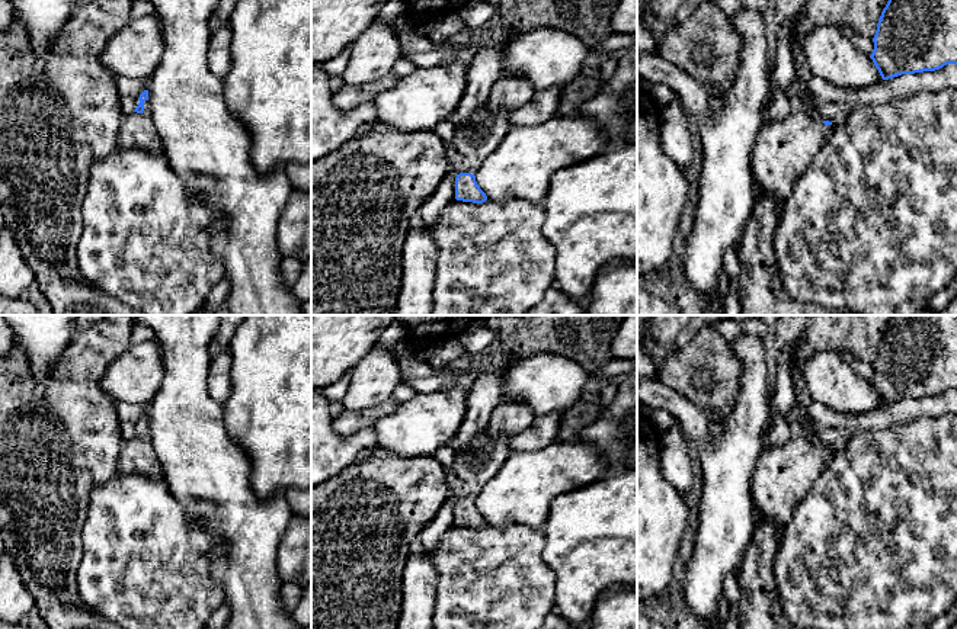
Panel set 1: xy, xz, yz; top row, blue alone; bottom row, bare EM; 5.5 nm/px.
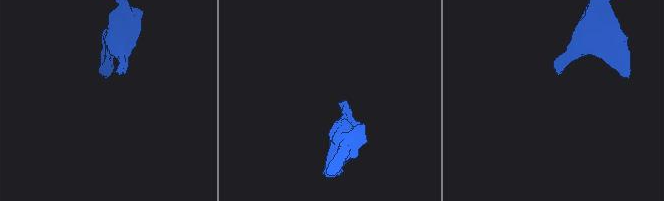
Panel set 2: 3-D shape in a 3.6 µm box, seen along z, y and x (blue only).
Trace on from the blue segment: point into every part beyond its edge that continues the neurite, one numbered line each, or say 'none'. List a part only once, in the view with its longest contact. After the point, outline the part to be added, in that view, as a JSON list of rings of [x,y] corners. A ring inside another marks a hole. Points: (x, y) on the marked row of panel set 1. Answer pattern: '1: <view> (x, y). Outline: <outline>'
1: xy (138, 131). Outline: [[[148,100],[144,102],[143,113],[132,112],[124,116],[118,132],[118,148],[164,154],[163,139],[154,125]]]

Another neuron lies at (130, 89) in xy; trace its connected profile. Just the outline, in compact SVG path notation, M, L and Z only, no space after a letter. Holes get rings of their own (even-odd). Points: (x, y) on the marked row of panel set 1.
M118 77L116 87L124 116L135 110L140 103L140 94L148 90L148 83L150 78Z

